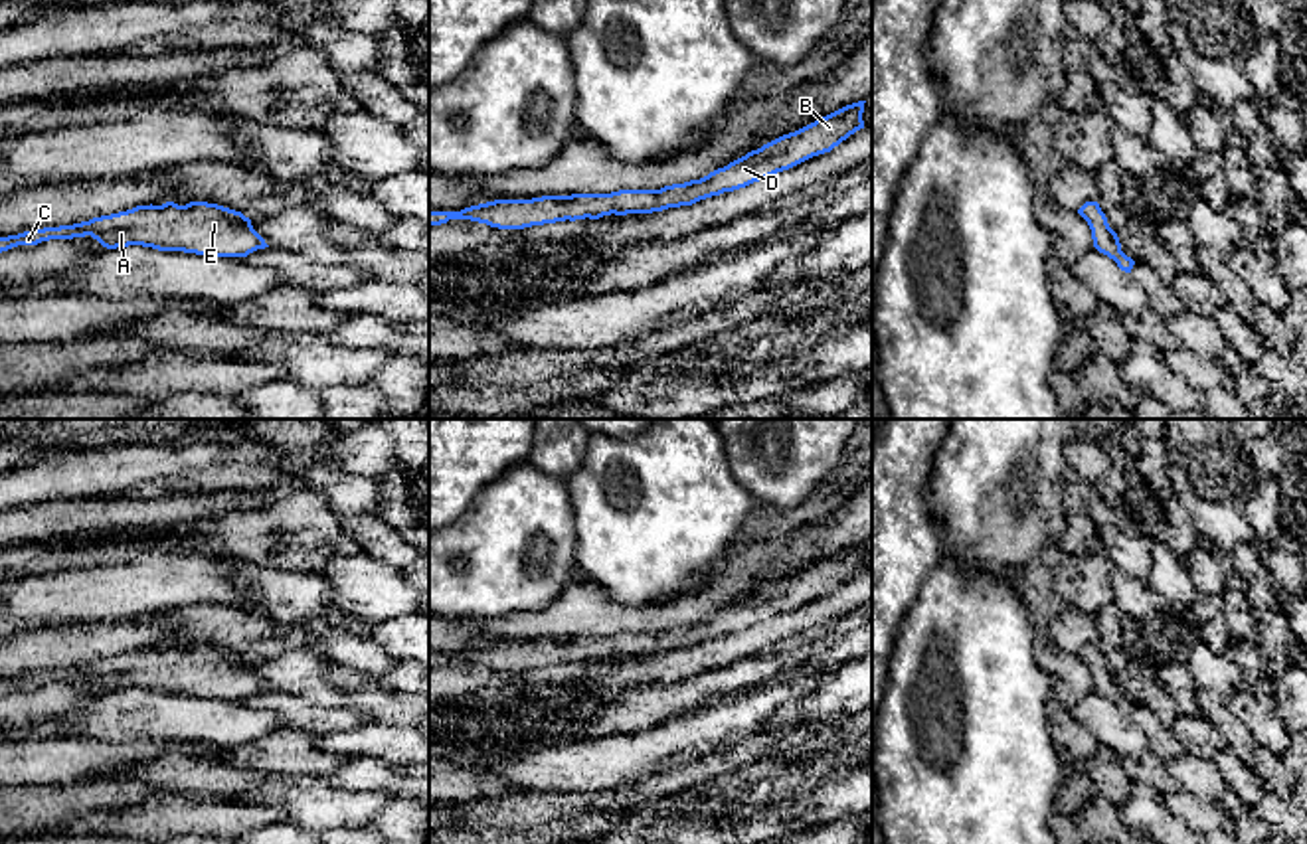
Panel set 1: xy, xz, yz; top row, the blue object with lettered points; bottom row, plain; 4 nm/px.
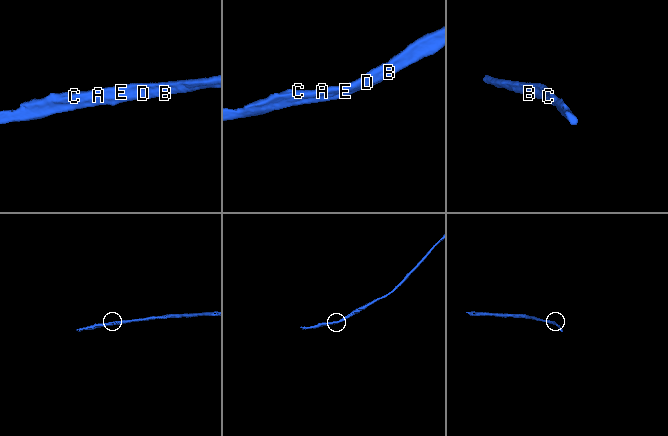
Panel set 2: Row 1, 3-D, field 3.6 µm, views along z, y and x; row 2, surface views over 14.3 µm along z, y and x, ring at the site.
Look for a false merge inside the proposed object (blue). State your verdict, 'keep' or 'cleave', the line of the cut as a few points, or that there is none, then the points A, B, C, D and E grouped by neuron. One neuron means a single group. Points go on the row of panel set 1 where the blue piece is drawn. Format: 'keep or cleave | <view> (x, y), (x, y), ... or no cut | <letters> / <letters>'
keep | no cut | A B C D E

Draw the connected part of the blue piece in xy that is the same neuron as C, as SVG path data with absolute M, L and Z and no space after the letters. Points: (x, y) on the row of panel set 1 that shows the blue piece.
M166 202L162 206L136 206L73 225L0 237L0 253L18 245L85 235L91 235L107 249L142 245L158 251L214 257L247 257L269 247L241 211L208 202L190 202L186 206Z

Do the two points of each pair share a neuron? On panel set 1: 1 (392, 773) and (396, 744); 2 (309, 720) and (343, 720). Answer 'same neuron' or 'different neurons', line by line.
1: different neurons
2: same neuron

